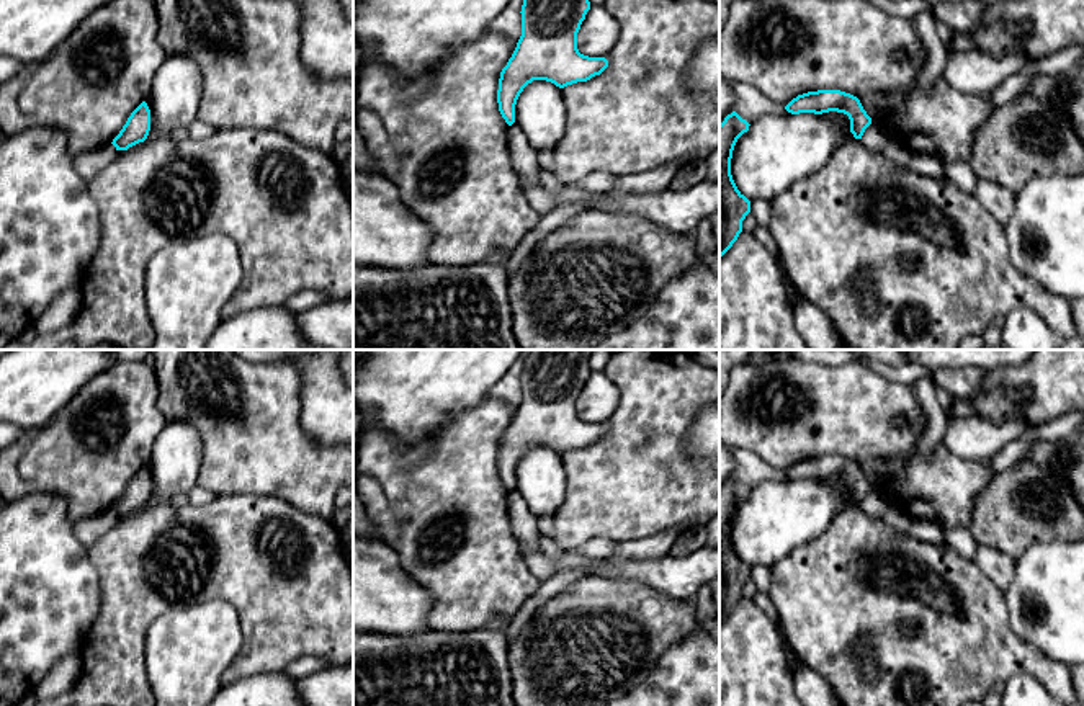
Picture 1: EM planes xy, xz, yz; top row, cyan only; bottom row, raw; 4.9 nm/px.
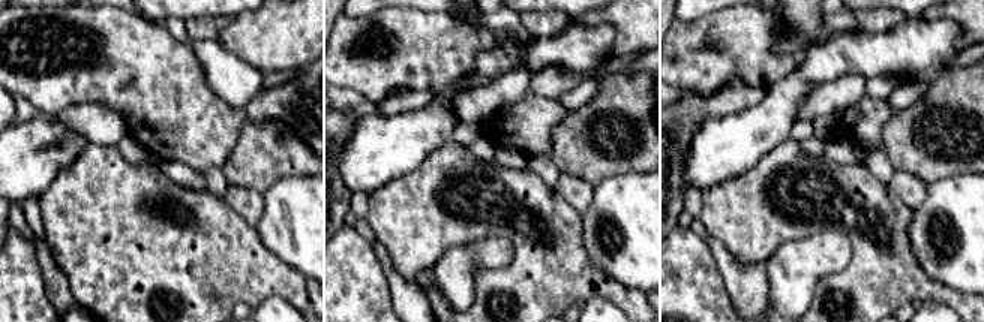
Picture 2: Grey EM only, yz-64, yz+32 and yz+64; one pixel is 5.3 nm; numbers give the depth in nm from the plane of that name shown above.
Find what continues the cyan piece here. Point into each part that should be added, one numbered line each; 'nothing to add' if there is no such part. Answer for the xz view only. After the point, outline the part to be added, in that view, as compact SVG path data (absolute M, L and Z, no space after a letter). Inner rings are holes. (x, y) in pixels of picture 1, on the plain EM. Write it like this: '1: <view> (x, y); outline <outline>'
nothing to add

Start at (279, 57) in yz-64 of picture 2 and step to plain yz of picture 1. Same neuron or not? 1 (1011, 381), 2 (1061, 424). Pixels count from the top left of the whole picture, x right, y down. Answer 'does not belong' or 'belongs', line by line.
1: belongs
2: does not belong

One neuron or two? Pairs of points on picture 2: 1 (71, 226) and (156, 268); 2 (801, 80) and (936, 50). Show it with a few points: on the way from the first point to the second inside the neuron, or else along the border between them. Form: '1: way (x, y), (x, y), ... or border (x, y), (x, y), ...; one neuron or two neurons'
1: way (92, 226), (111, 226), (135, 247); one neuron
2: way (834, 57), (840, 53), (903, 51); one neuron

